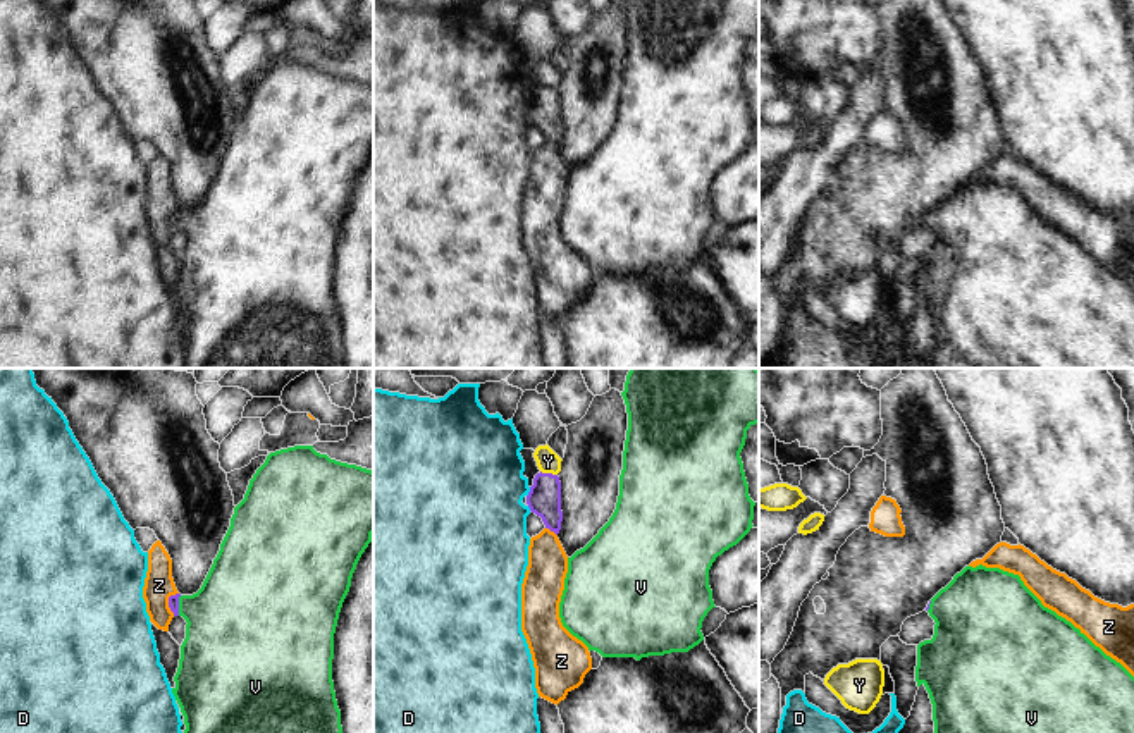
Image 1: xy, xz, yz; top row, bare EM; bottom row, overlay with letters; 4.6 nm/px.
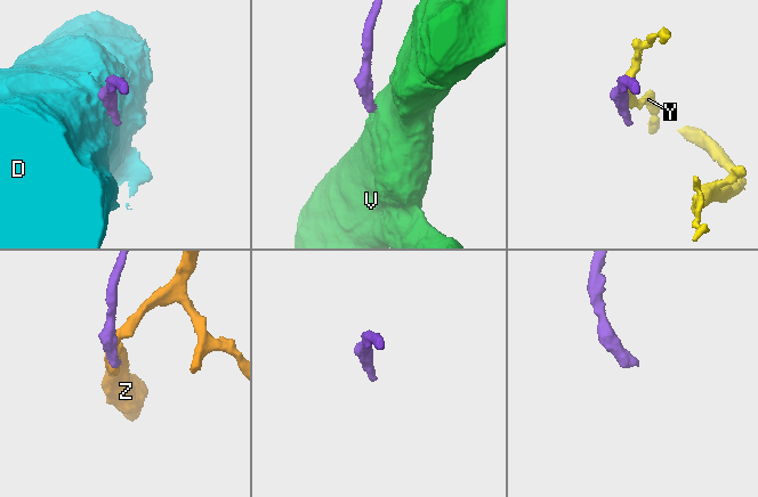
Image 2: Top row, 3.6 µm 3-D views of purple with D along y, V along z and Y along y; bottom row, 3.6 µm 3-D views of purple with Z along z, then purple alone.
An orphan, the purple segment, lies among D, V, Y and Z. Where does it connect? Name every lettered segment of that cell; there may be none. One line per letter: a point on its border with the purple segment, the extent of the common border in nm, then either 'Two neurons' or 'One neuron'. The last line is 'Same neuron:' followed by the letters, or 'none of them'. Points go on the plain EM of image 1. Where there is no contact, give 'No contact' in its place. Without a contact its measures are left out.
D: Touches purple at xz (529, 107). Shared border 50 nm. Two neurons
V: Touches purple at xy (178, 221). Shared border 100 nm. One neuron
Y: Touches purple at xz (549, 88). Shared border 80 nm. Two neurons
Z: Touches purple at xy (169, 217). Shared border 110 nm. Two neurons
Same neuron: V

